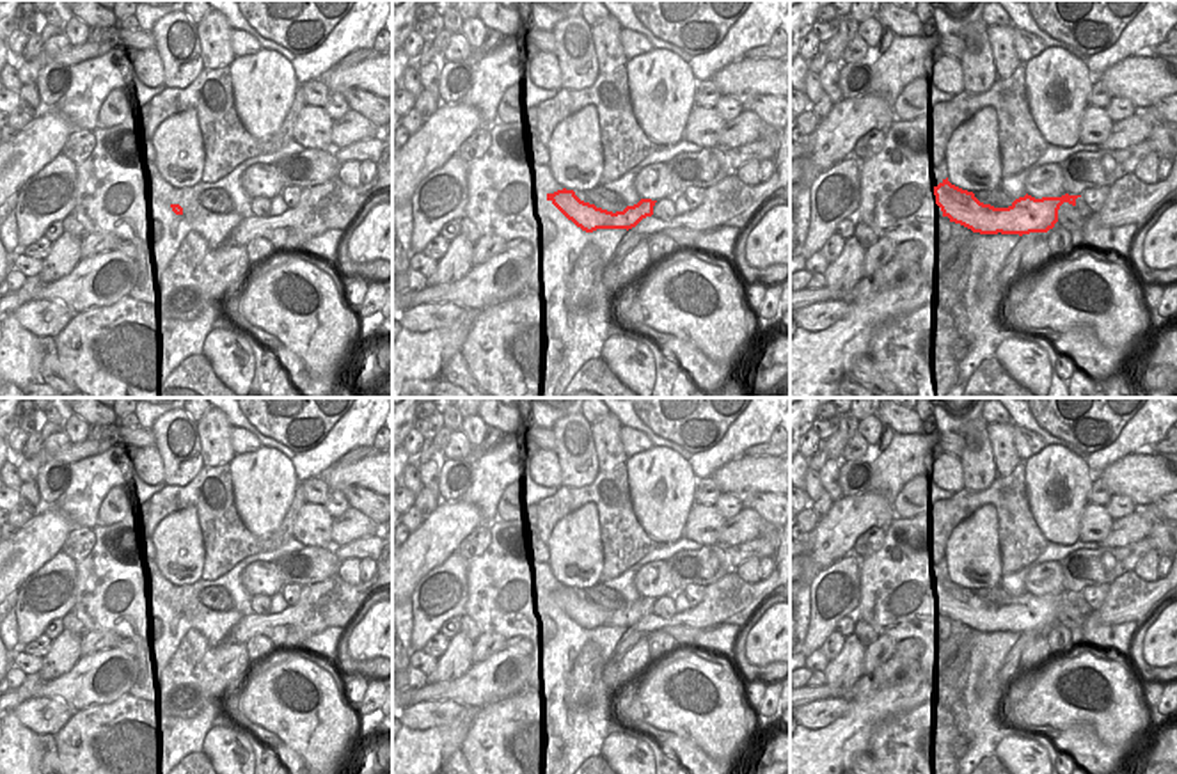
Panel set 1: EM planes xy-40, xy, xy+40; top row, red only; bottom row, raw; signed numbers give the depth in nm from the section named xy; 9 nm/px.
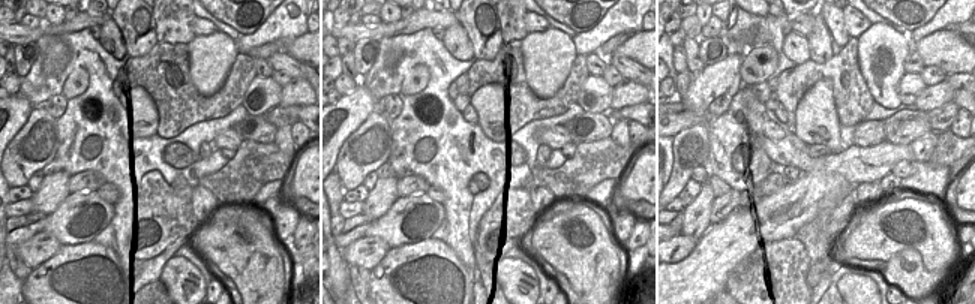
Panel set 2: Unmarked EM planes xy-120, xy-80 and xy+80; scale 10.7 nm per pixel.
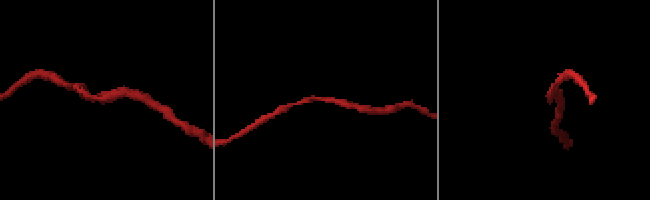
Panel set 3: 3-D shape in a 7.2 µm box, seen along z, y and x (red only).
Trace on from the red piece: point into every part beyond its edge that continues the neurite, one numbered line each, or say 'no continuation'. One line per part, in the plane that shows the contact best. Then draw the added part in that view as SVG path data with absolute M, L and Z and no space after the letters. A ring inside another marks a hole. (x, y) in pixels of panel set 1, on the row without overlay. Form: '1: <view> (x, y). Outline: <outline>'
no continuation.

